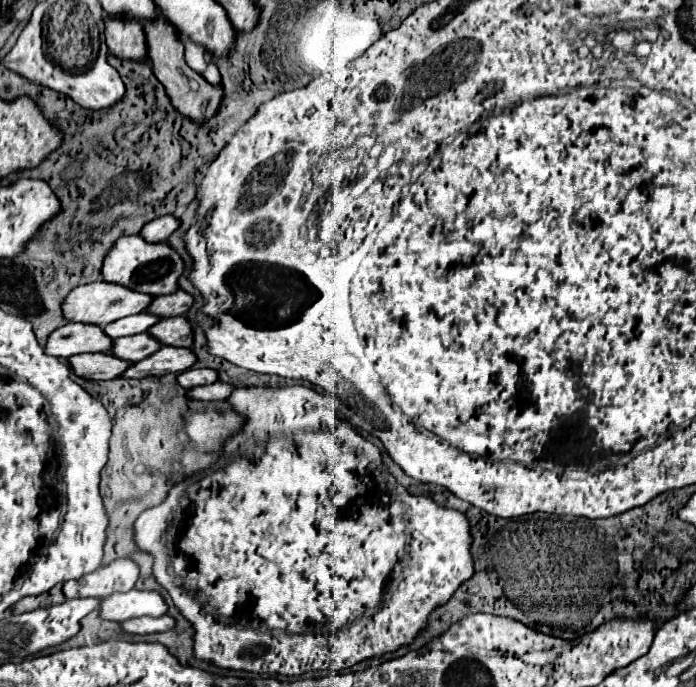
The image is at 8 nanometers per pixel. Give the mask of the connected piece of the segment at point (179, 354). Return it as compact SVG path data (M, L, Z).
M164 346L160 352L136 362L122 376L124 378L144 378L144 376L164 376L168 372L184 372L196 364L196 354L190 348Z

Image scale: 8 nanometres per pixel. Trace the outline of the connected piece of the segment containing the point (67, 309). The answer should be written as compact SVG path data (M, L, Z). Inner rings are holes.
M92 282L74 288L68 298L64 300L64 316L74 322L88 322L88 324L100 324L106 326L114 320L120 320L120 316L140 314L152 304L154 296L146 296L144 292L132 292L132 288L120 288L120 284L108 284L108 282Z

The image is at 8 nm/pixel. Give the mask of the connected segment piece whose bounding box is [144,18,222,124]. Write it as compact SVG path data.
M156 18L154 22L146 22L144 30L146 30L146 42L148 42L148 58L152 60L154 74L164 84L166 94L172 100L172 106L182 116L188 116L196 124L216 116L216 110L220 110L220 104L222 104L222 86L220 84L214 86L214 84L206 82L200 72L192 70L186 64L184 44L180 42L176 30L164 18Z

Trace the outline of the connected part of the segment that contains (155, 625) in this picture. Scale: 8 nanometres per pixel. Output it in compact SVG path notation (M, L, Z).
M160 616L160 618L132 618L122 622L122 630L124 632L132 632L132 634L152 634L152 632L166 632L170 628L174 628L176 620L172 616Z

